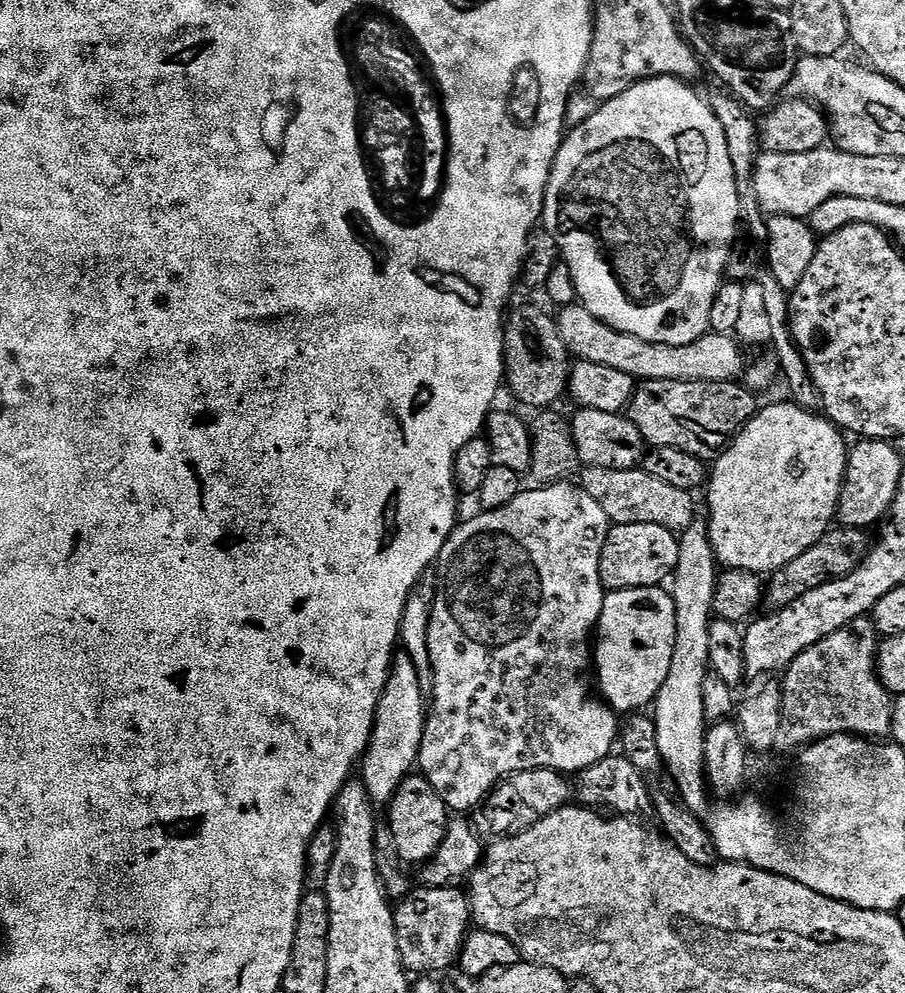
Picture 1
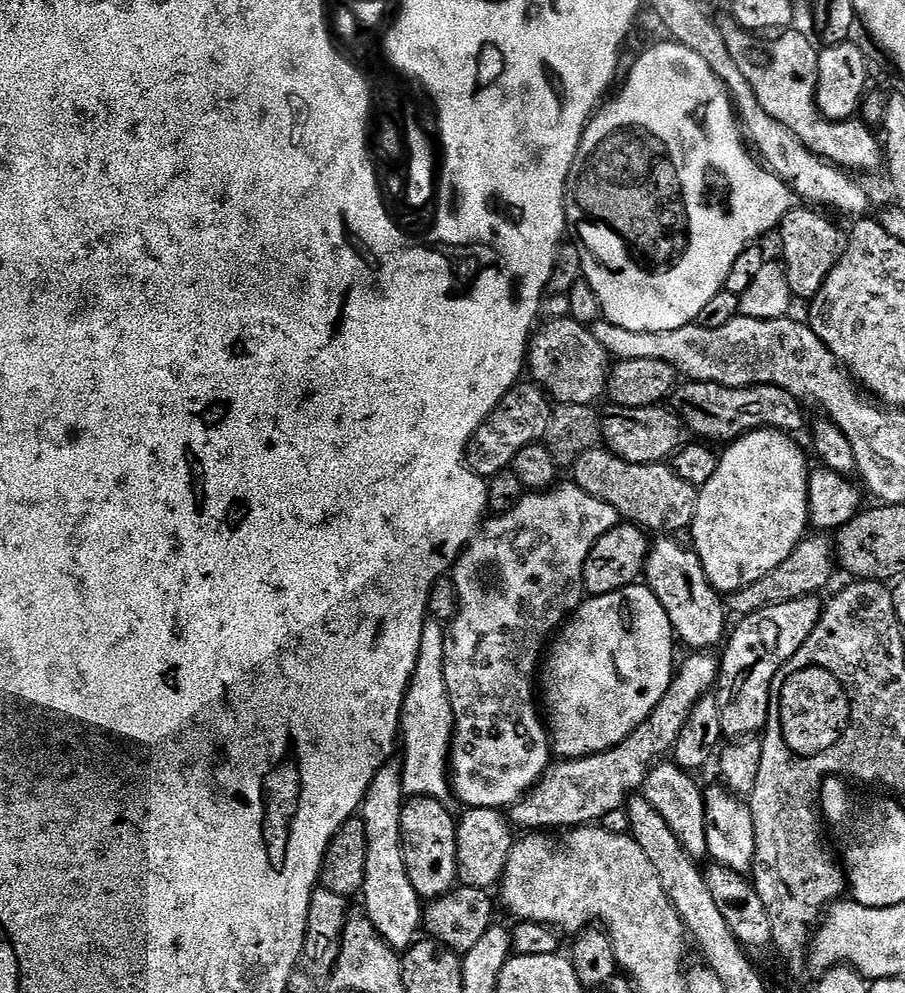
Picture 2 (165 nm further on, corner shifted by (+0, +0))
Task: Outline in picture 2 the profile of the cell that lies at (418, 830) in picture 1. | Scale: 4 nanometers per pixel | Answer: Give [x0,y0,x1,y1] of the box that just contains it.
[402,796,458,902]

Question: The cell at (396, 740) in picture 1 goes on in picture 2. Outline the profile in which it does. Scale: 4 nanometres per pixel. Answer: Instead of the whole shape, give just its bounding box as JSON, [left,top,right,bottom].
[362,762,425,950]

